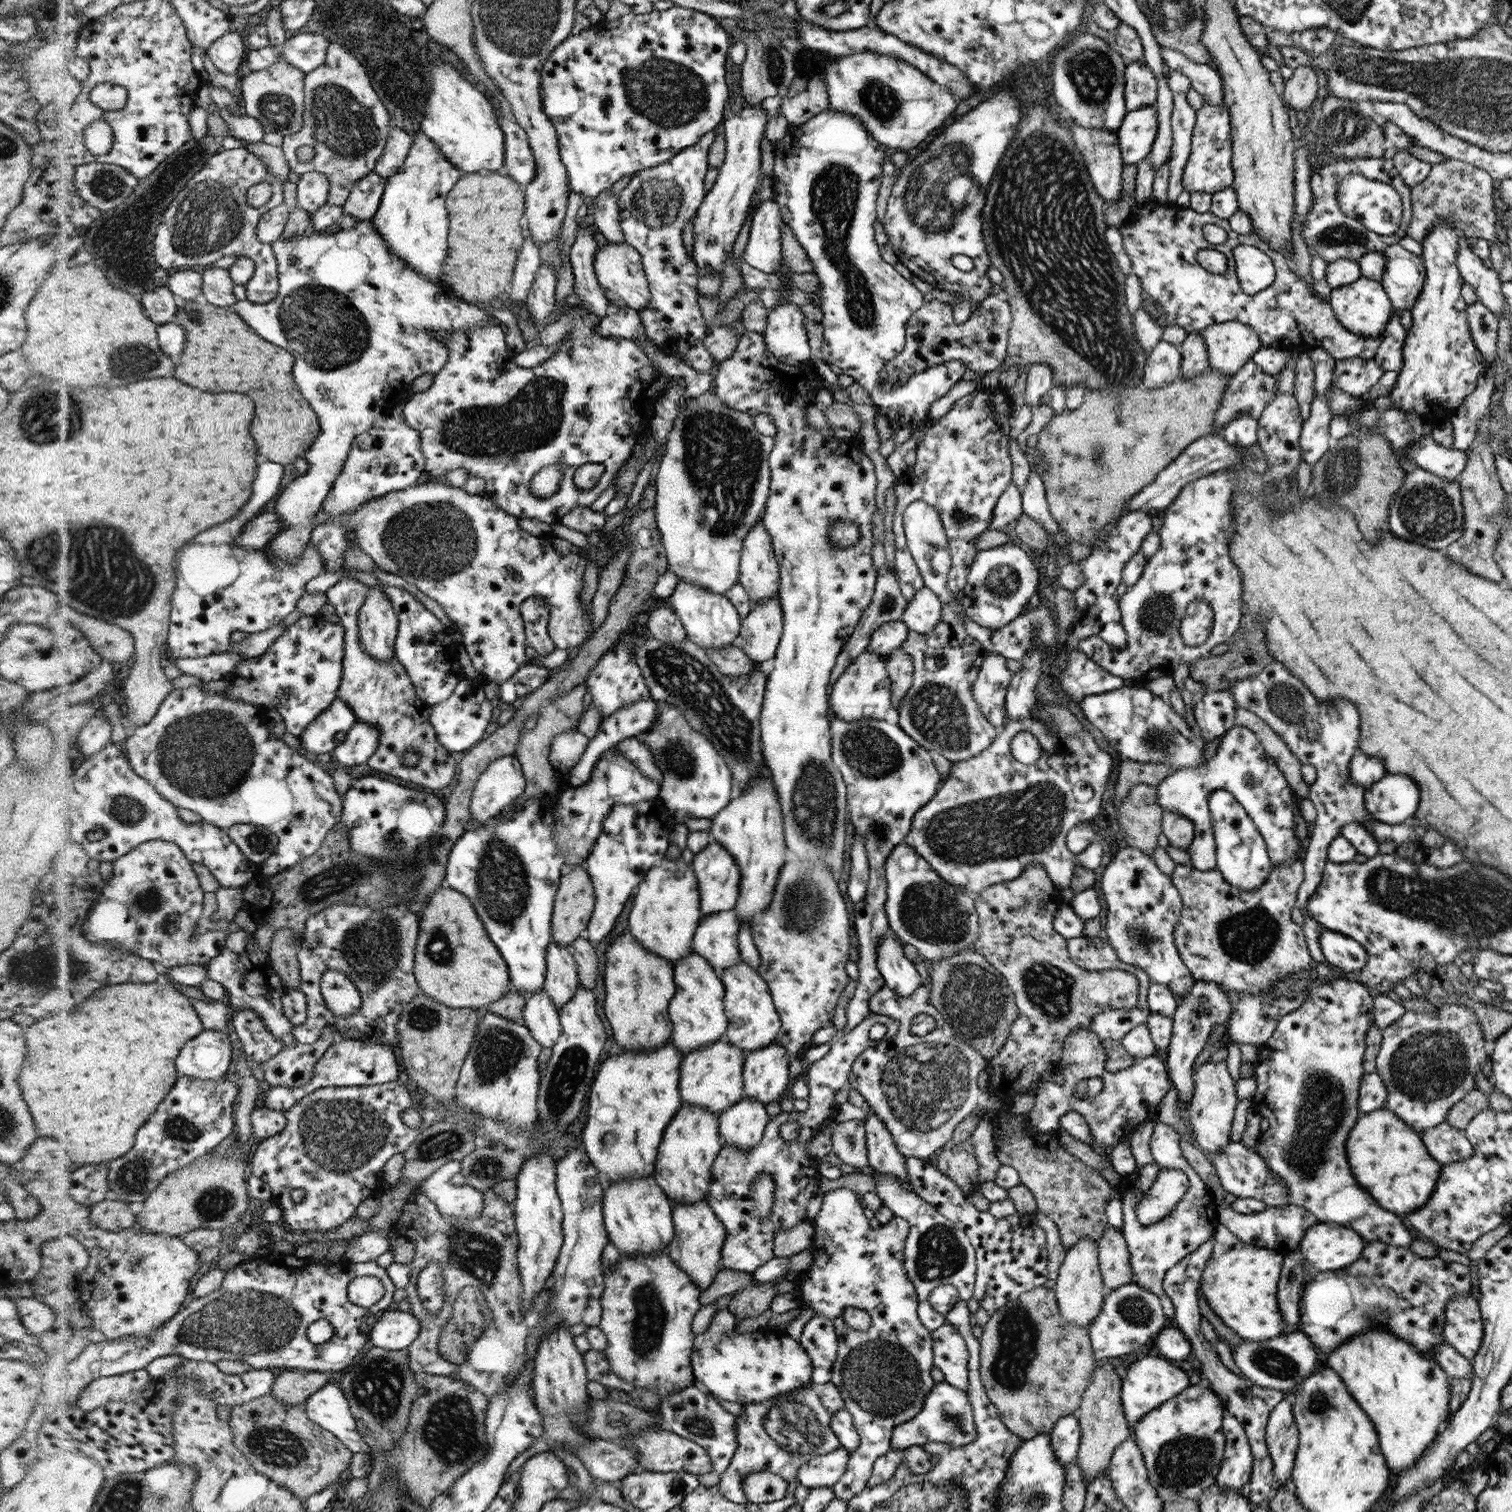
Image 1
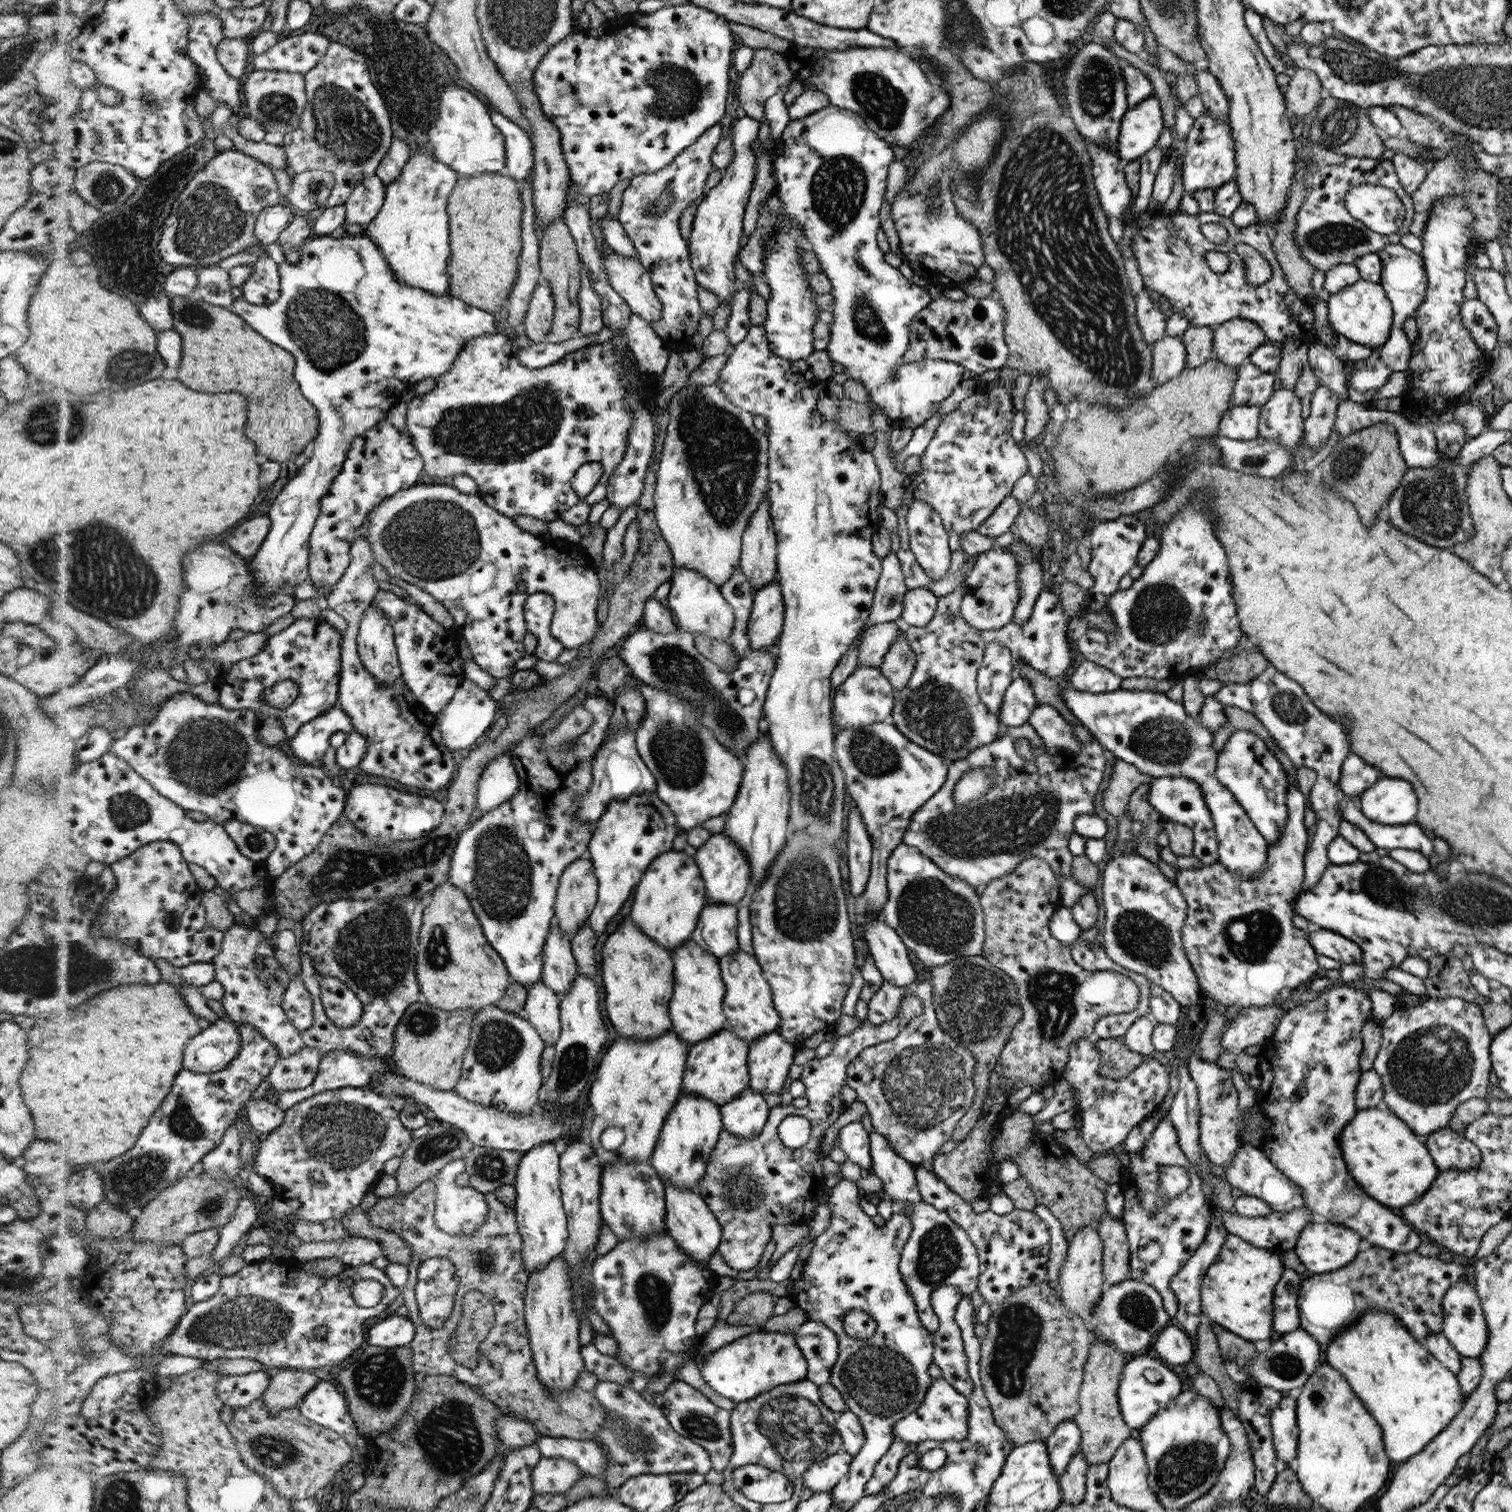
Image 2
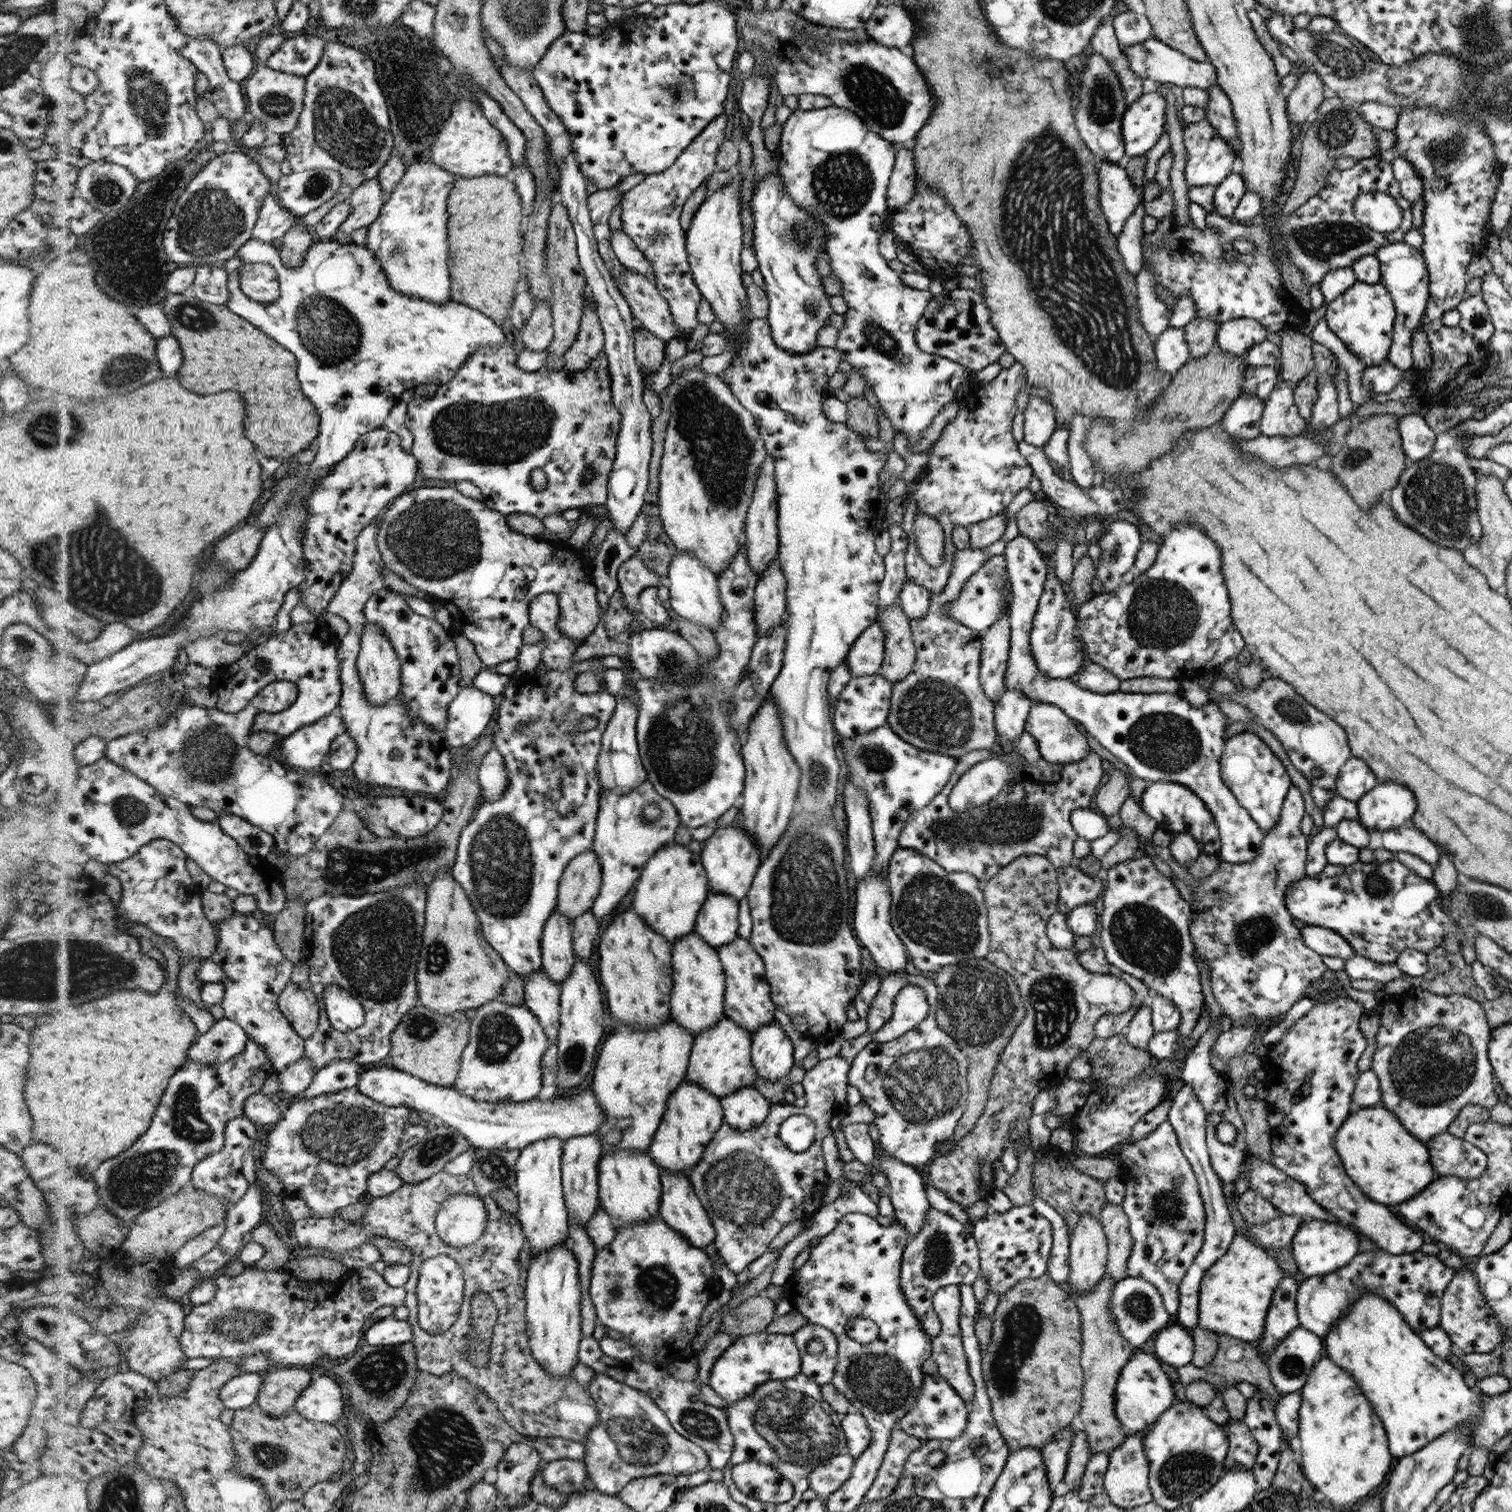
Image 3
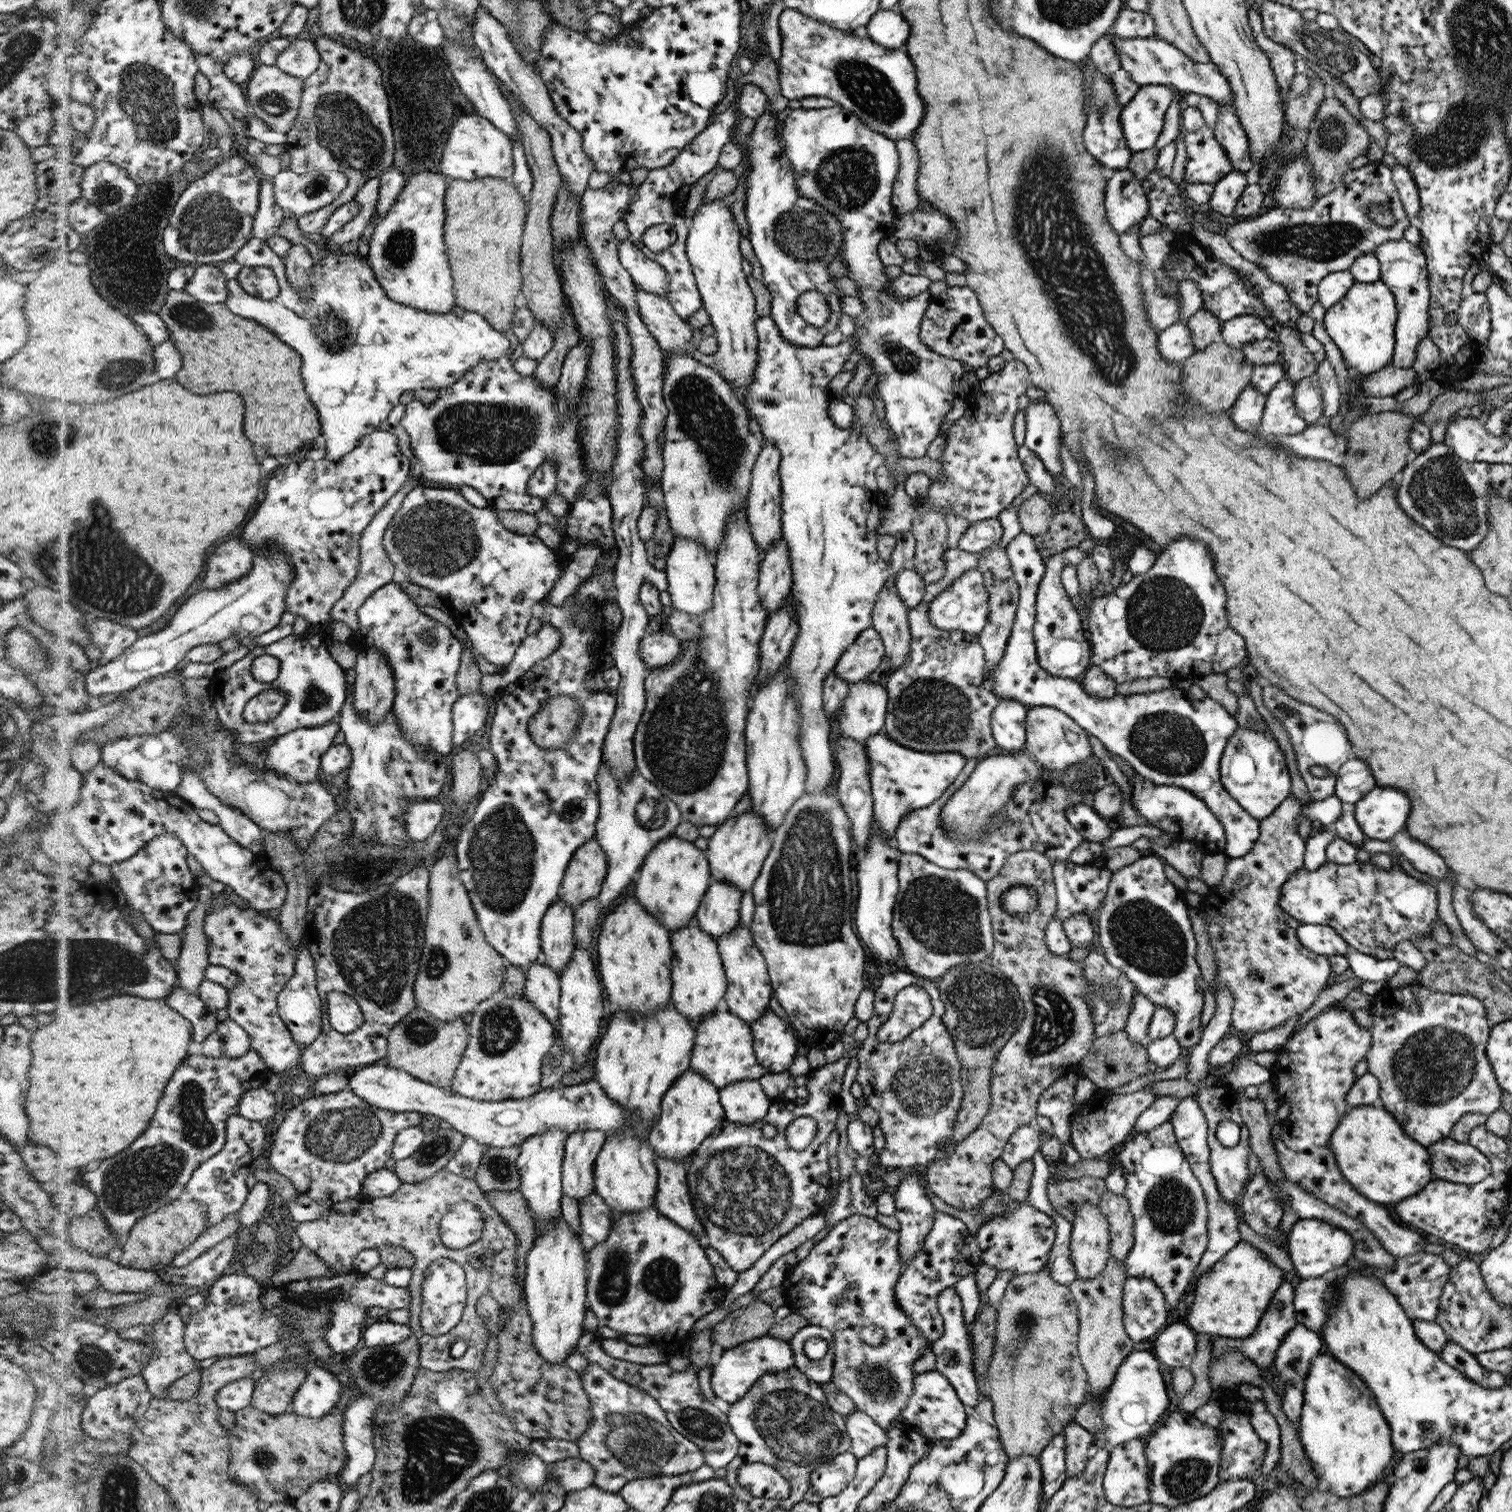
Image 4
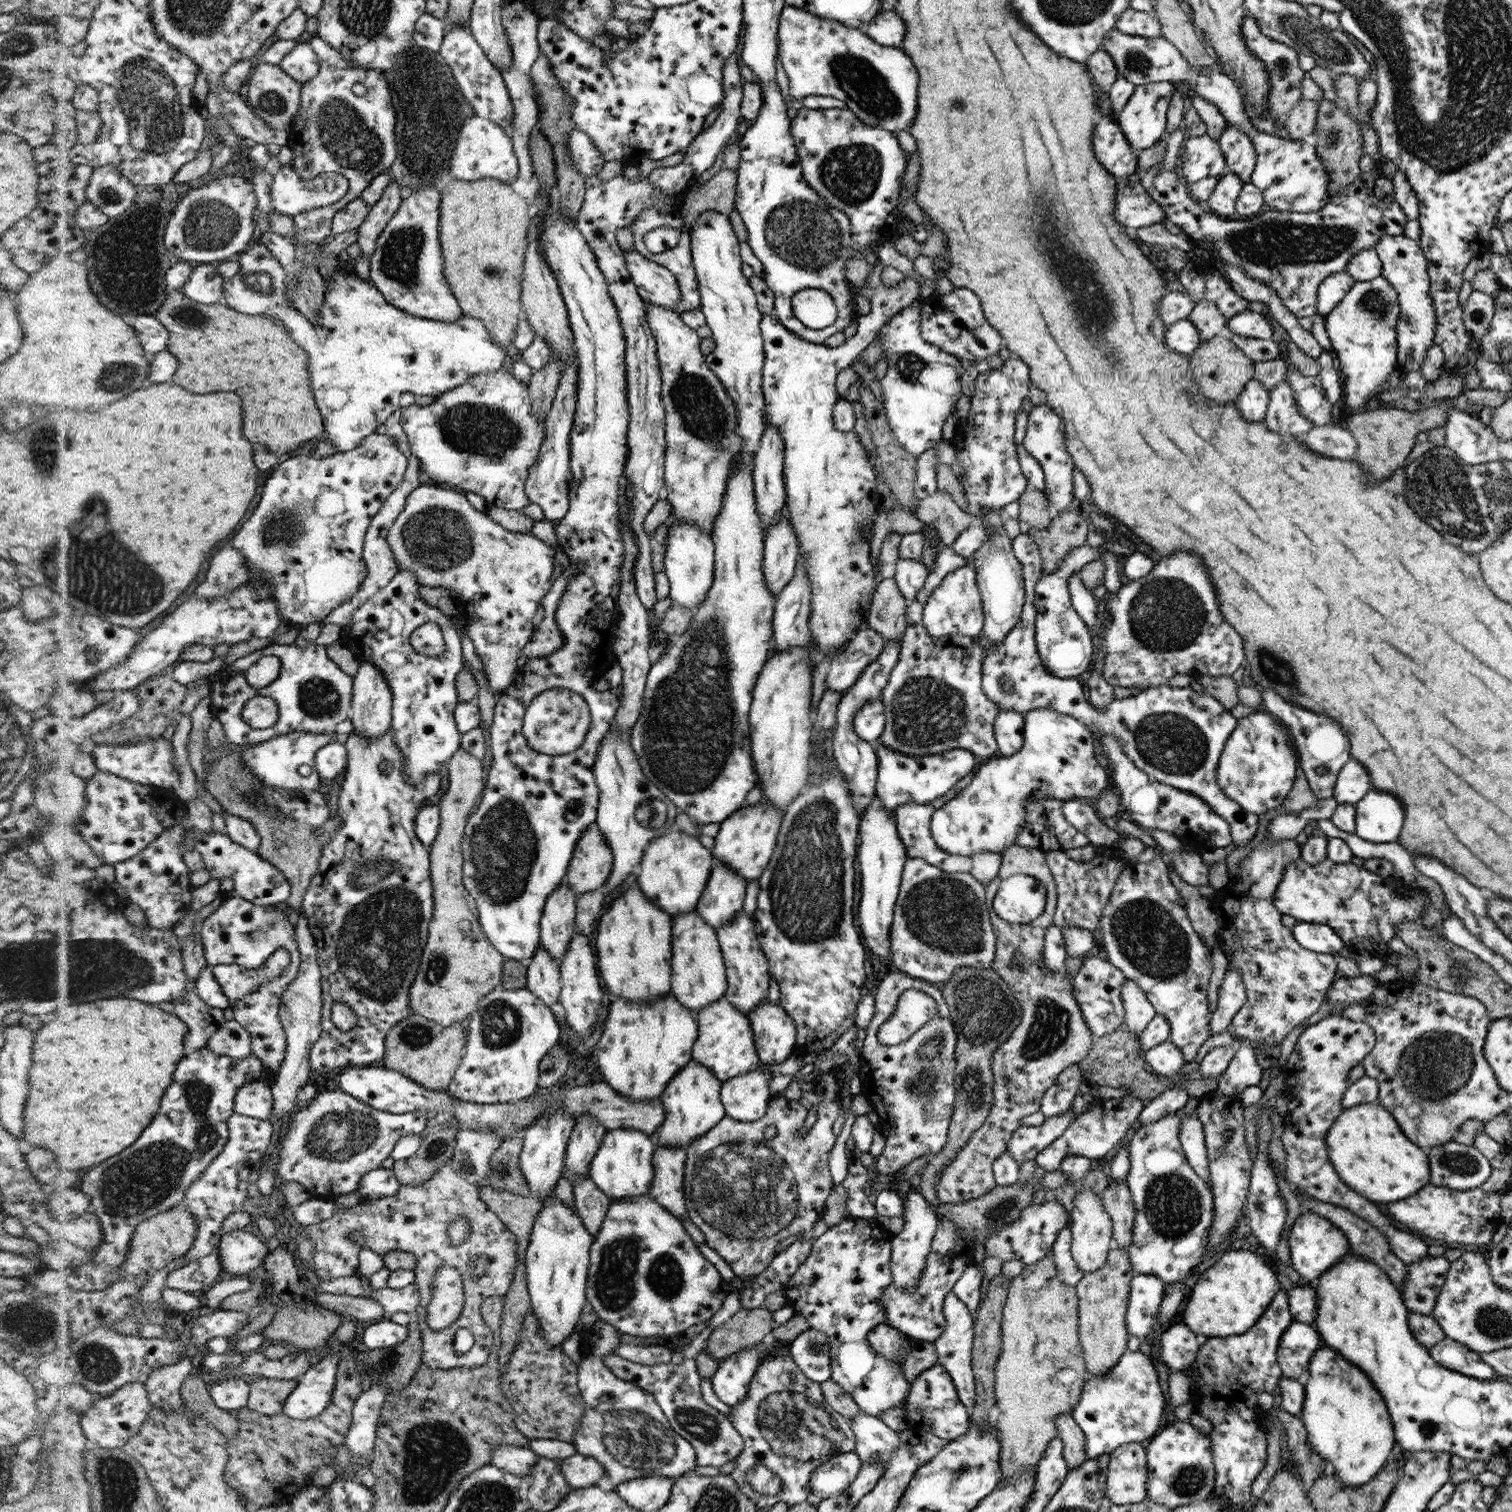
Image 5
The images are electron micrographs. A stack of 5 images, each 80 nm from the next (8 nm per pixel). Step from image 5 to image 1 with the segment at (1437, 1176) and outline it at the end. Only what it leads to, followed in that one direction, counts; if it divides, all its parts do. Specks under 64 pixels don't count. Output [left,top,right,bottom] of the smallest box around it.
[1420,1121,1474,1165]

